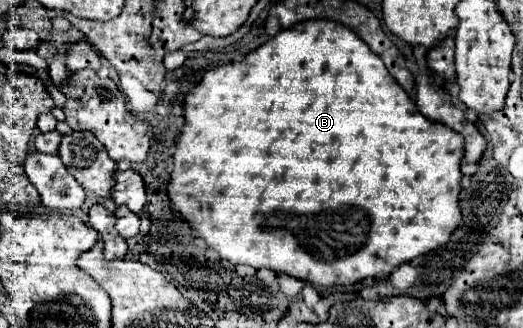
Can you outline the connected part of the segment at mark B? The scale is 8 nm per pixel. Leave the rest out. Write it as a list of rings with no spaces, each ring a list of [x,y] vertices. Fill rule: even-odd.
[[[315,19],[315,21],[309,21],[309,23],[297,23],[297,27],[291,27],[291,29],[285,29],[285,31],[279,31],[271,41],[267,41],[265,45],[261,45],[257,51],[249,53],[247,59],[243,63],[229,63],[229,65],[221,65],[221,67],[215,67],[215,69],[209,69],[201,83],[197,87],[193,87],[185,99],[183,99],[183,107],[185,107],[185,125],[179,133],[179,139],[177,139],[177,151],[173,155],[173,171],[171,171],[171,181],[167,185],[167,195],[171,199],[171,207],[181,213],[181,217],[197,231],[197,235],[201,239],[205,239],[205,243],[215,249],[219,253],[221,259],[233,263],[233,265],[251,265],[253,269],[261,269],[261,267],[267,267],[275,273],[285,273],[285,275],[291,275],[295,279],[301,279],[301,281],[307,281],[315,287],[333,287],[333,285],[351,285],[351,283],[357,283],[357,281],[363,281],[367,277],[373,277],[373,279],[379,279],[383,275],[389,275],[395,267],[399,267],[401,263],[407,263],[407,261],[413,261],[415,257],[419,255],[425,255],[433,249],[437,249],[439,245],[445,245],[453,233],[453,229],[457,227],[457,223],[461,223],[461,209],[459,209],[459,165],[461,165],[461,159],[463,159],[463,143],[461,143],[461,135],[449,131],[449,127],[441,127],[441,123],[429,123],[415,107],[415,103],[409,99],[409,95],[401,89],[401,85],[391,77],[391,73],[387,71],[385,63],[381,61],[379,55],[375,55],[369,45],[365,41],[361,41],[351,29],[347,29],[345,25],[341,23],[335,23],[335,21],[325,21],[325,19]]]

